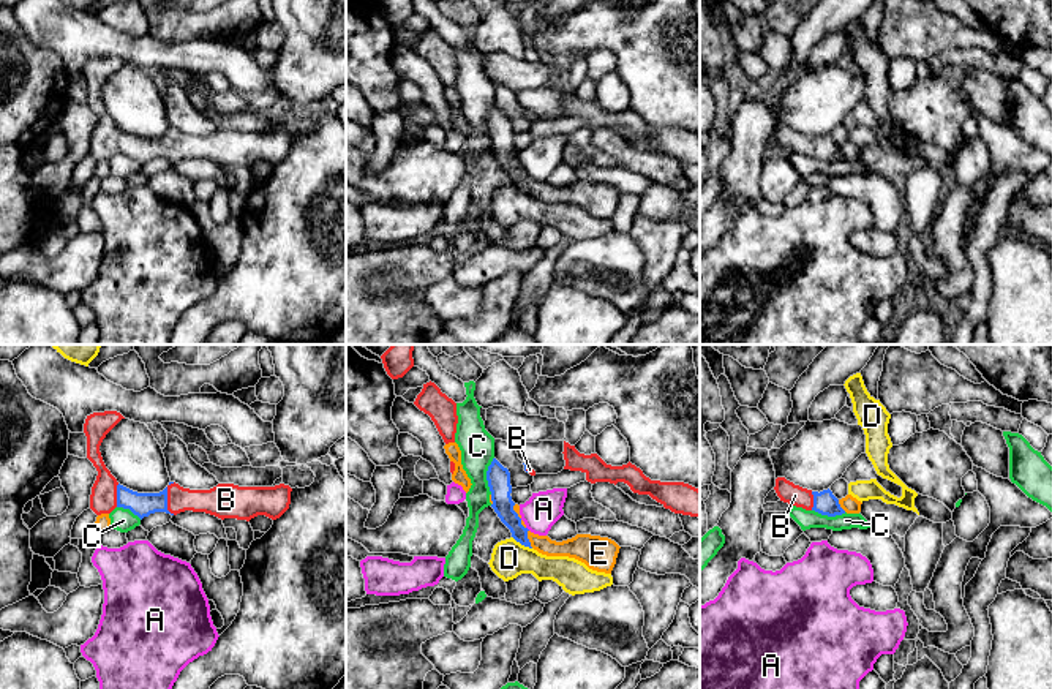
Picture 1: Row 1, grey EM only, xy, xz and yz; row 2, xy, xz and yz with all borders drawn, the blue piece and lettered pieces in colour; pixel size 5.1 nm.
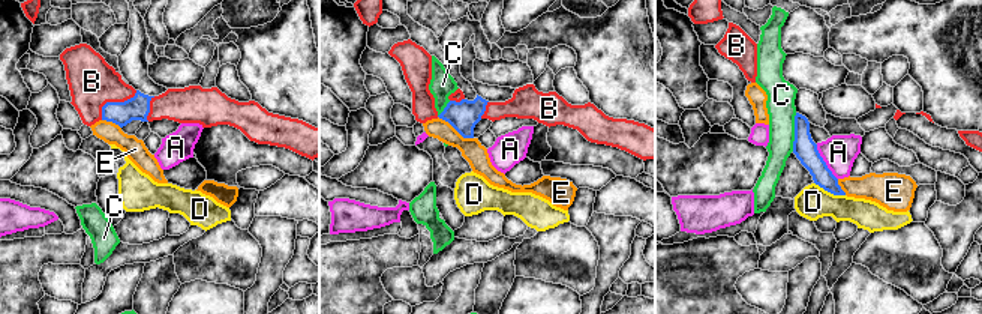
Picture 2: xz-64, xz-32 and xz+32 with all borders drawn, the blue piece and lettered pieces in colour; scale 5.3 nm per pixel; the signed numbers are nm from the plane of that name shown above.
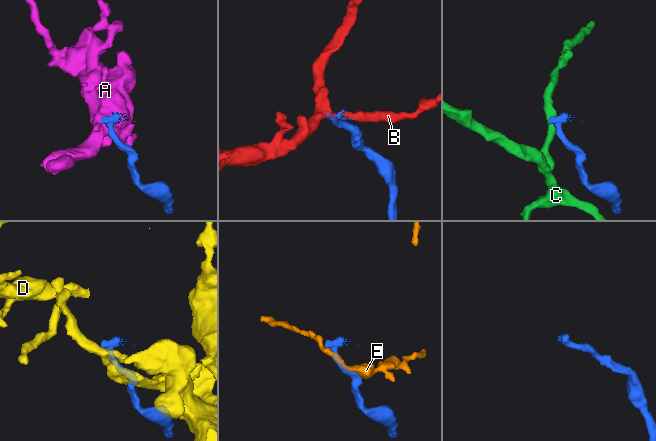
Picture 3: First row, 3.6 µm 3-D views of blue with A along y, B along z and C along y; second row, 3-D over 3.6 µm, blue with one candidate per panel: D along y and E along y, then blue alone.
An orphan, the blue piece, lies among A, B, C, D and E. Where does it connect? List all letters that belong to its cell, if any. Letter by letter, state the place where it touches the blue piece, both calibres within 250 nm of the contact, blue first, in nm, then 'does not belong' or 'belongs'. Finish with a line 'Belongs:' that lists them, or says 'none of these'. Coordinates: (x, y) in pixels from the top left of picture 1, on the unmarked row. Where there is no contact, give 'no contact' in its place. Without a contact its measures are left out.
A: no contact | does not belong
B: xy (166, 144) | 120/140 nm | belongs
C: xz (487, 122) | 120/180 nm | does not belong
D: xz (522, 190) | 110/190 nm | does not belong
E: xz (528, 185) | 110/110 nm | does not belong
Belongs: B

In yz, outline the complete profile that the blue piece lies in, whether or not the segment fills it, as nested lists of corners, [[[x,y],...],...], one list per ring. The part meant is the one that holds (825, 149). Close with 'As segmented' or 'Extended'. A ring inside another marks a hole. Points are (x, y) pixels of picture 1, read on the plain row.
[[[777,123],[774,136],[780,147],[796,153],[802,153],[806,156],[815,156],[828,163],[845,160],[845,156],[839,150],[839,145],[832,141],[829,134],[818,139],[795,131],[785,123]]]. Extended

